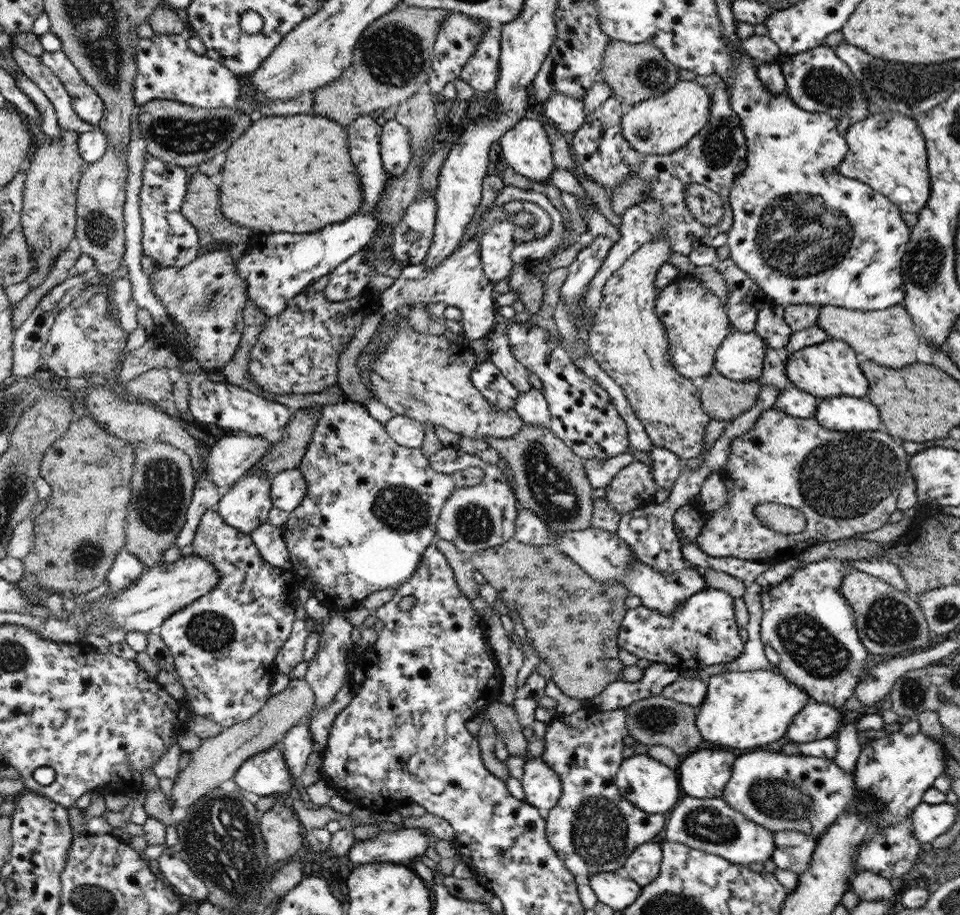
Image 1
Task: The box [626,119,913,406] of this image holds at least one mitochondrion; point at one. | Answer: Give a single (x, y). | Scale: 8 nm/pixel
(797, 236)

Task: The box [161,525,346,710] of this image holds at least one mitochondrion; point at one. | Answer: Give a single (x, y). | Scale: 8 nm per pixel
(209, 630)

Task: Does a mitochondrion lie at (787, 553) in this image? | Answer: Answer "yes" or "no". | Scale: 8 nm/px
no

